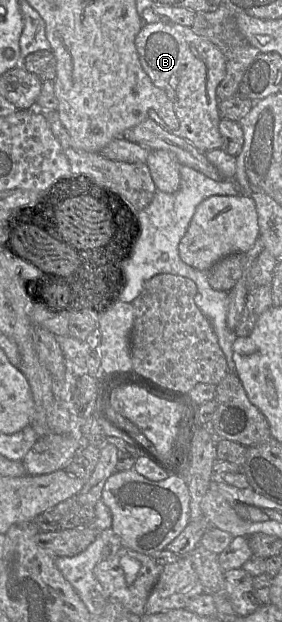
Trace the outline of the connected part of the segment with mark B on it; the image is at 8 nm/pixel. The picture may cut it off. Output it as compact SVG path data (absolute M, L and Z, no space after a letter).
M160 21L144 23L135 38L140 64L152 83L165 91L179 120L177 129L170 129L158 114L150 109L148 117L167 132L184 138L199 151L221 149L223 139L219 131L216 89L225 77L225 57L212 42L186 27Z

